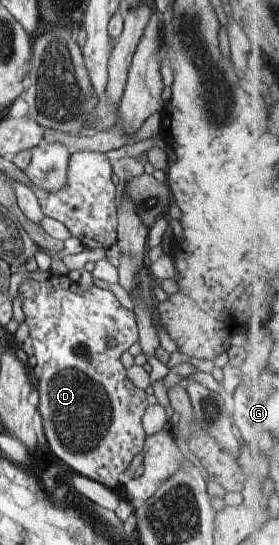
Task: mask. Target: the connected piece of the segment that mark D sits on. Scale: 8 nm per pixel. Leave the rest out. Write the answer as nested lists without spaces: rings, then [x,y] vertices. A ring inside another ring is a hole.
[[[50,275],[43,282],[24,281],[18,287],[17,295],[22,299],[25,322],[30,329],[29,336],[37,360],[37,409],[48,445],[56,457],[74,472],[113,490],[123,484],[125,471],[134,457],[142,452],[147,437],[142,428],[142,417],[150,406],[148,395],[128,379],[127,369],[120,362],[120,355],[139,341],[136,314],[123,307],[110,290],[93,286],[81,291],[68,276]],[[112,339],[116,343],[109,346]]]

